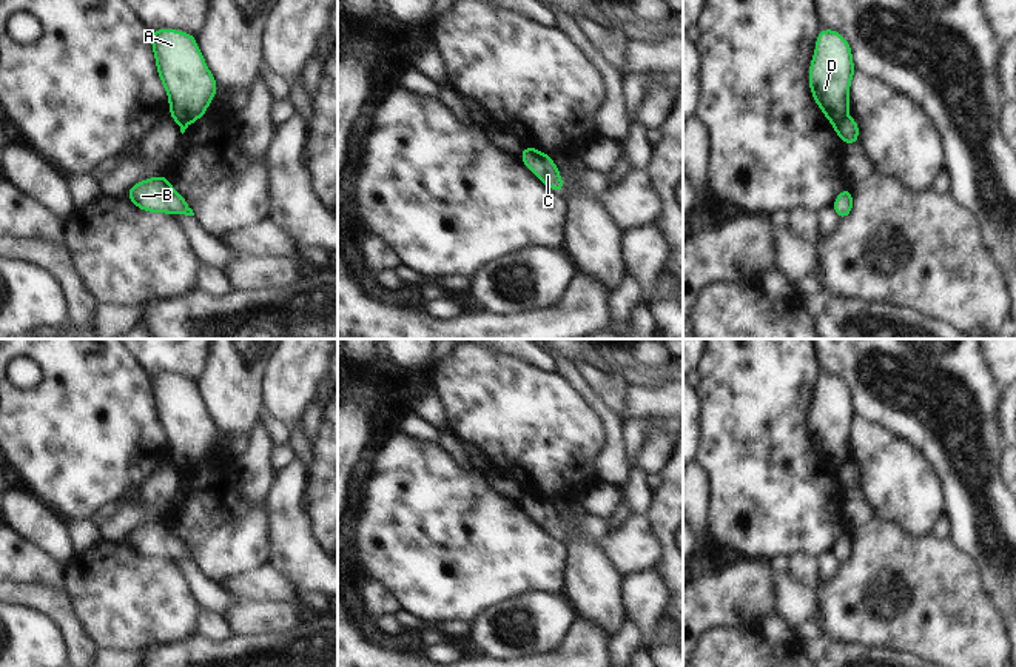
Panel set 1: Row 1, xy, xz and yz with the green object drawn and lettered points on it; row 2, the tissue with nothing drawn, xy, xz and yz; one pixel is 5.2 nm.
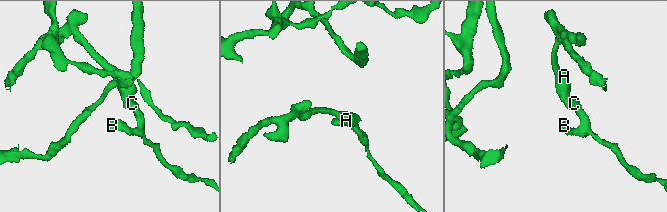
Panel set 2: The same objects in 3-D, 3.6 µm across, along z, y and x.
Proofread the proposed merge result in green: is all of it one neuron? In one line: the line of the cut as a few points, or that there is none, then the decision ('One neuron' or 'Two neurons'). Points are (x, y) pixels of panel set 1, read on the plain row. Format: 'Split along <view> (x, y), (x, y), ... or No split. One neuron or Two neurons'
Split along yz (844, 462), (834, 472). Two neurons.

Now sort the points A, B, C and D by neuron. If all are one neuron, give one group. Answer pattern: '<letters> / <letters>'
A D / B C

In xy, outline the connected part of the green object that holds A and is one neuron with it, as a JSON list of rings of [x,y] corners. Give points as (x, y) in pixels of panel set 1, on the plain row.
[[[162,373],[150,376],[150,384],[171,465],[188,471],[207,458],[217,437],[216,424],[196,390],[196,380]]]

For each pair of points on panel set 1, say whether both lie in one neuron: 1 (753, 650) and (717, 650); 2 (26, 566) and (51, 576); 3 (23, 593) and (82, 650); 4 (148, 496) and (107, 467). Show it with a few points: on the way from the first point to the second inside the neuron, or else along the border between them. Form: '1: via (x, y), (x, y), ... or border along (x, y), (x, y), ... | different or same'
1: via (743, 650), (726, 650) | same
2: via (33, 566), (45, 570) | same
3: via (42, 598), (74, 632) | same
4: border along (165, 461), (141, 487) | different

